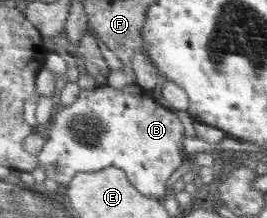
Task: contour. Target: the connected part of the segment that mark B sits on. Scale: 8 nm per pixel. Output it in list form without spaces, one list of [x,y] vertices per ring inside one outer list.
[[[136,83],[124,85],[120,89],[106,84],[81,90],[76,101],[63,106],[63,109],[59,110],[44,127],[47,131],[47,142],[36,157],[47,178],[55,180],[63,190],[78,173],[101,172],[103,168],[115,166],[126,171],[126,178],[144,197],[163,199],[167,189],[167,179],[171,177],[173,169],[184,163],[183,125],[179,123],[175,113],[155,103],[147,92]]]

